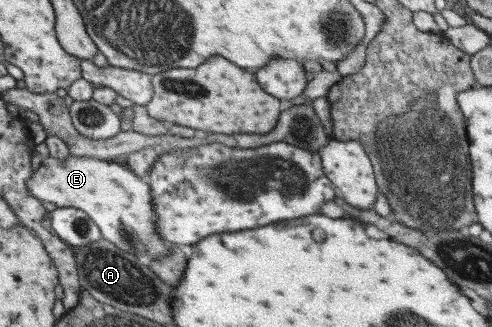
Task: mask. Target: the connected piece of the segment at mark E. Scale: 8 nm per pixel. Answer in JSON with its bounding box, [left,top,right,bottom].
[26,157,170,266]

